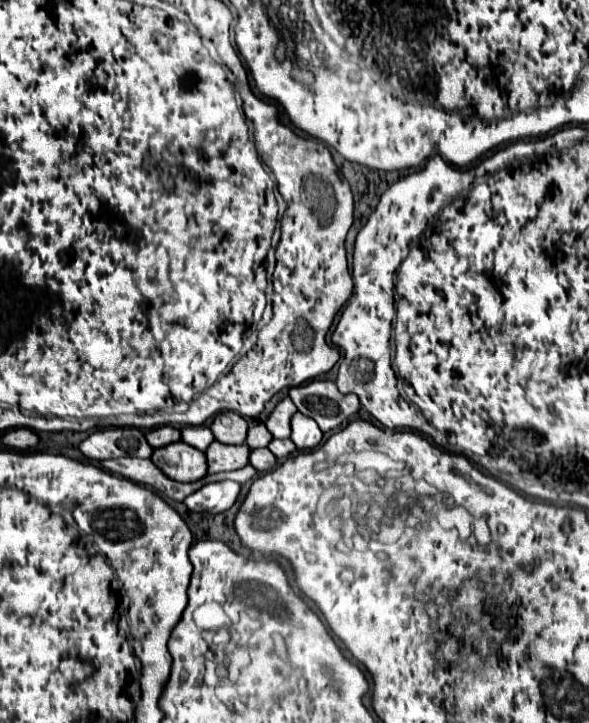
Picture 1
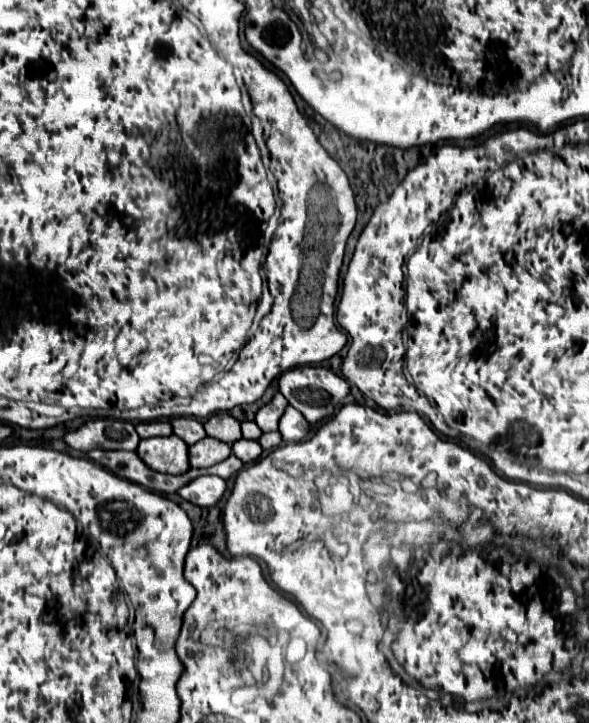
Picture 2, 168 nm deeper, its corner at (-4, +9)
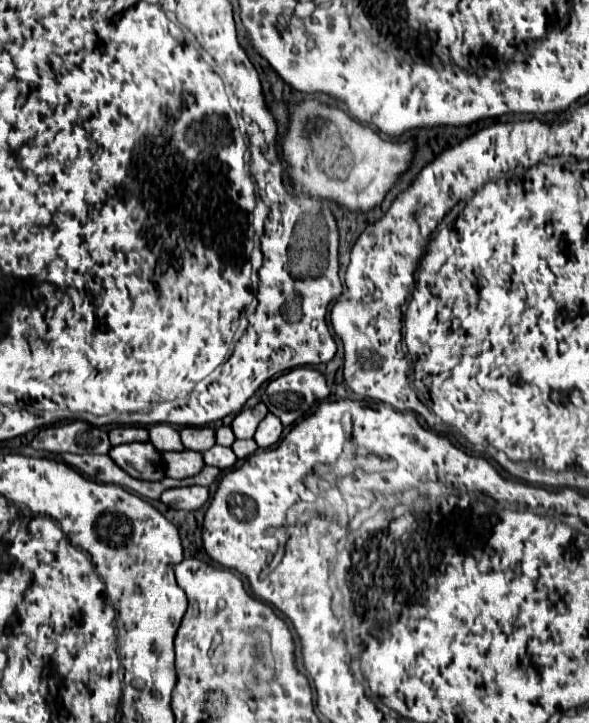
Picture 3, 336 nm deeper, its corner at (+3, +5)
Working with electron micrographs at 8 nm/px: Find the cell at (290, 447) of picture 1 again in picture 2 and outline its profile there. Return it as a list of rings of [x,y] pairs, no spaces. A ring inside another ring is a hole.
[[[266,432],[260,436],[260,444],[264,450],[274,450],[278,446],[282,446],[282,434],[280,432]]]

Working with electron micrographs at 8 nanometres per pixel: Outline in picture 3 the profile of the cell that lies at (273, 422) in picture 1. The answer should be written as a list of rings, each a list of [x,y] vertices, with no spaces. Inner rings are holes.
[[[259,402],[255,408],[243,408],[231,422],[235,438],[253,438],[259,422],[267,416],[267,406]]]

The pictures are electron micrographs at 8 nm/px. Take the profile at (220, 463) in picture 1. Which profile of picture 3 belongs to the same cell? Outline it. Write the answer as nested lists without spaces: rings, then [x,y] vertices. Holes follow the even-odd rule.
[[[191,450],[163,452],[161,458],[163,458],[163,464],[165,464],[165,476],[169,476],[169,478],[183,480],[183,478],[189,478],[189,476],[197,474],[203,468],[201,454],[191,452]]]

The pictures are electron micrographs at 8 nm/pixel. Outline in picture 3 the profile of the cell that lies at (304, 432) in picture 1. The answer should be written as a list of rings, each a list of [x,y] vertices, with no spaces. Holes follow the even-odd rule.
[[[267,414],[267,416],[261,420],[261,424],[257,426],[257,432],[255,432],[253,440],[257,442],[259,448],[271,448],[273,444],[279,442],[281,432],[283,432],[281,422],[279,422],[273,414]]]

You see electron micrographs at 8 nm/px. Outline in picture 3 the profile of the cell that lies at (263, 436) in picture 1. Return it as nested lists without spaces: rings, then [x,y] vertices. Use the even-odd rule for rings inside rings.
[[[221,426],[221,428],[217,428],[217,430],[215,430],[215,440],[217,440],[219,446],[231,446],[231,444],[235,442],[233,432],[231,432],[229,426]]]

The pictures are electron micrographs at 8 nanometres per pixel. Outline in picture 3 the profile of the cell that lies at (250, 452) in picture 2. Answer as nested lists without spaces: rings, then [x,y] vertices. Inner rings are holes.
[[[213,446],[207,452],[203,452],[203,462],[205,462],[205,466],[217,466],[221,470],[227,470],[237,462],[237,458],[235,458],[231,448]]]

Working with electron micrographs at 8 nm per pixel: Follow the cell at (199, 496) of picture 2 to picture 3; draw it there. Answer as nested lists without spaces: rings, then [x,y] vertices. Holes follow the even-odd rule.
[[[203,486],[169,488],[163,492],[161,502],[175,510],[199,510],[209,498],[209,490]]]

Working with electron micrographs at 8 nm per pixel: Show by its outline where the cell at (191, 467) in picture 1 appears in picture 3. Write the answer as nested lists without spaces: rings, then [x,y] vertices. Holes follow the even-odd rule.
[[[133,442],[113,446],[109,458],[125,470],[129,476],[139,480],[161,480],[165,476],[165,466],[161,466],[161,452],[149,442]]]

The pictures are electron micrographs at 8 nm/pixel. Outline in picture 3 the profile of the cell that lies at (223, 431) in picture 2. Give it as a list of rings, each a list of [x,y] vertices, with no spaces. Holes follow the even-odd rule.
[[[185,426],[179,430],[181,434],[181,442],[185,450],[193,450],[193,452],[205,452],[211,446],[215,446],[213,440],[213,428],[205,426],[205,428],[195,428],[195,426]]]

